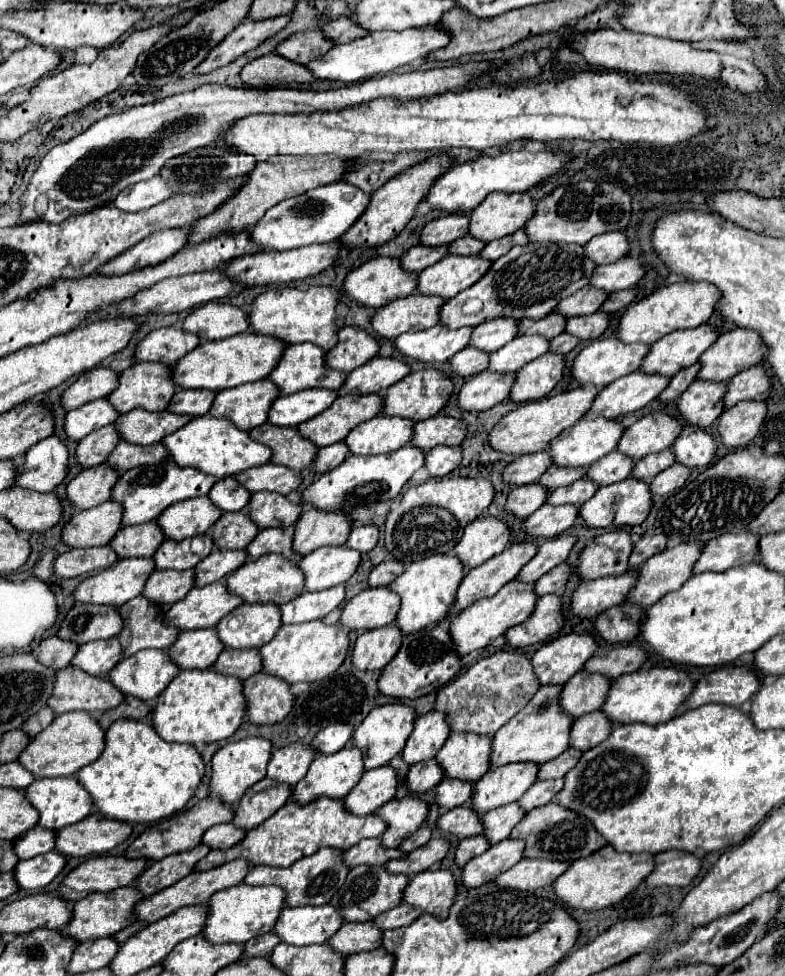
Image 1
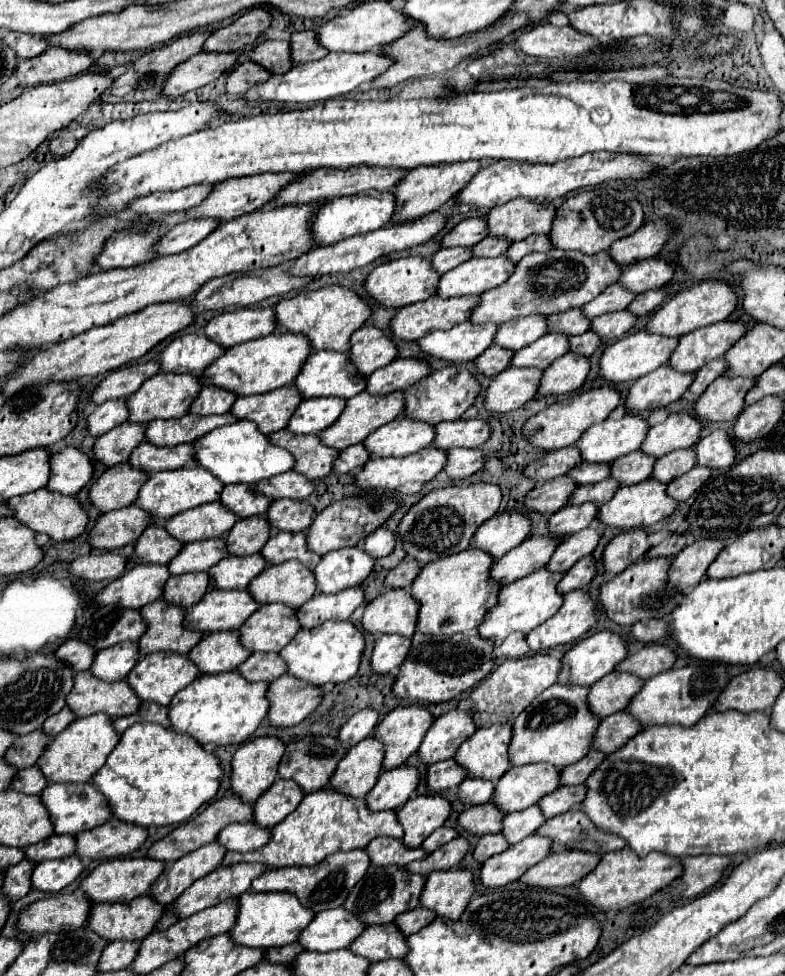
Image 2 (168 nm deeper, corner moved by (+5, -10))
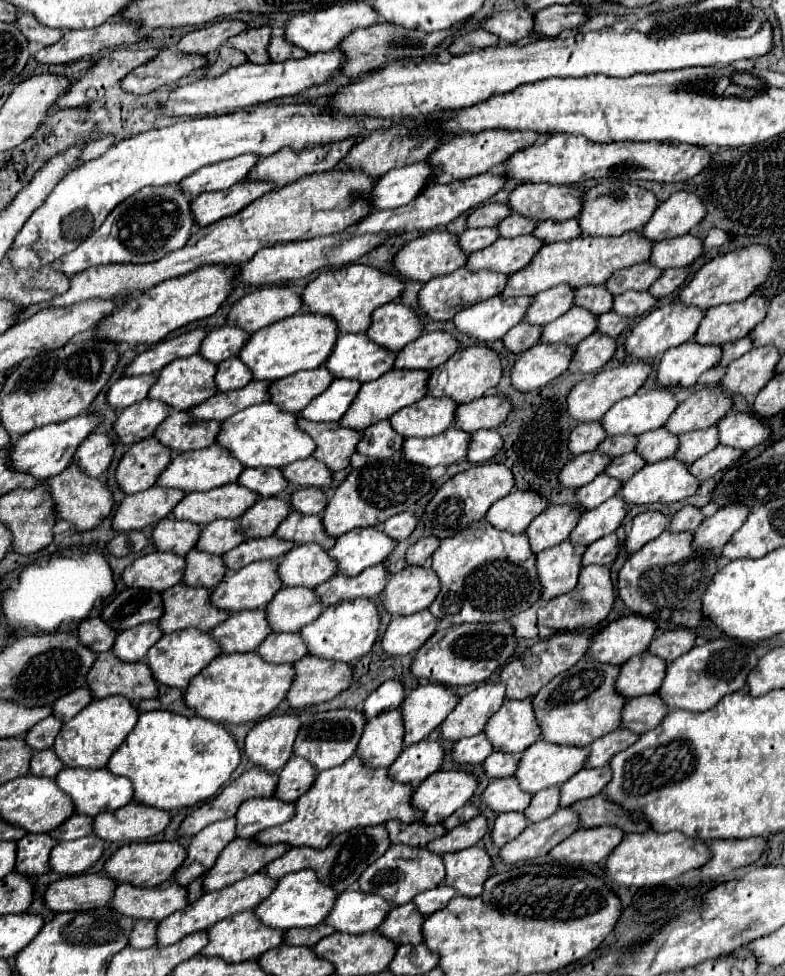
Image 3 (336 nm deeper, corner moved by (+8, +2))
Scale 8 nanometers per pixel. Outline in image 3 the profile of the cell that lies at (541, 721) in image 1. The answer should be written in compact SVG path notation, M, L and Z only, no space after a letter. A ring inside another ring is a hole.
M582 658L570 670L546 684L534 696L534 710L542 728L542 738L554 744L588 746L592 740L620 728L620 708L624 708L626 698L616 692L618 674L620 666Z

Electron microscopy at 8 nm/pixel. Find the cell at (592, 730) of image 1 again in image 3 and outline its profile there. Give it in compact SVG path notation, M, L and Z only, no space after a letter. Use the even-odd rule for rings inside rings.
M658 694L638 696L626 702L622 710L622 728L644 734L648 728L656 728L656 724L660 724L666 714L668 706L658 698Z

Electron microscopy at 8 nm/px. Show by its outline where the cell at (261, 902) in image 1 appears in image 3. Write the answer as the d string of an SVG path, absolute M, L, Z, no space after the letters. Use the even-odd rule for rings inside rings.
M300 870L294 874L284 876L282 880L278 880L278 886L274 888L274 892L260 904L256 906L256 914L258 918L272 928L280 928L280 930L288 930L288 928L308 928L308 926L316 926L324 920L324 916L328 916L328 912L332 910L332 904L336 902L338 892L328 888L326 884L320 884L316 872L312 870Z

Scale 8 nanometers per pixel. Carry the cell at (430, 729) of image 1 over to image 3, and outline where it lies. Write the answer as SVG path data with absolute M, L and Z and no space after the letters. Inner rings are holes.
M480 684L468 696L460 698L456 708L442 722L440 732L446 740L462 740L476 736L484 730L486 720L500 710L506 700L506 688L502 684Z

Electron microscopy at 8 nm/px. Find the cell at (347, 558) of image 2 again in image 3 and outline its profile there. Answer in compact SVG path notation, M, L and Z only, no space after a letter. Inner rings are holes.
M380 526L356 528L336 540L330 556L338 560L340 572L356 576L362 570L384 562L396 548L396 540L384 534Z

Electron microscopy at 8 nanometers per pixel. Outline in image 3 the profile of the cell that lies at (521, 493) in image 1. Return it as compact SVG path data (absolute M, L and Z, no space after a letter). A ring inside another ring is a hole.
M588 452L576 456L570 464L566 464L560 472L560 486L562 488L582 488L584 484L592 482L596 476L604 472L604 468L612 462L612 456L600 456L600 452Z

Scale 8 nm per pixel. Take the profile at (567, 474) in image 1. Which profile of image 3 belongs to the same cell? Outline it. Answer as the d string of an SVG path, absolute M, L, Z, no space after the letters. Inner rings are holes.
M610 436L606 438L600 446L598 446L598 452L604 452L604 454L610 454L610 456L622 456L622 454L628 454L636 448L636 438L638 436Z

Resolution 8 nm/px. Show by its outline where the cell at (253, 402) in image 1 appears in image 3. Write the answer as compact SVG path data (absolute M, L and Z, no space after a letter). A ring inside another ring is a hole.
M324 366L316 370L302 370L288 378L276 380L276 384L270 386L272 402L282 406L288 412L300 412L304 406L310 404L312 398L316 398L328 384L334 380L334 376L328 376L328 370Z

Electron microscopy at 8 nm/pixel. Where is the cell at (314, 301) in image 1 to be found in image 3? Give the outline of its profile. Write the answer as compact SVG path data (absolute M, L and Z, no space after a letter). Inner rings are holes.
M348 264L336 270L322 272L314 282L310 282L304 292L304 306L308 312L332 316L338 322L338 330L342 334L346 332L364 332L368 330L372 322L372 312L386 304L396 300L404 292L404 280L398 276L392 276L388 272L380 272L374 266L366 264Z

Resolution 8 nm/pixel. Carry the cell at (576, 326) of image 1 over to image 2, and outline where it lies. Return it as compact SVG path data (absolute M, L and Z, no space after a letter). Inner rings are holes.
M619 310L619 312L609 312L603 316L597 316L591 320L591 330L605 342L615 342L621 336L625 336L629 332L629 328L635 324L637 316L633 316L627 310Z

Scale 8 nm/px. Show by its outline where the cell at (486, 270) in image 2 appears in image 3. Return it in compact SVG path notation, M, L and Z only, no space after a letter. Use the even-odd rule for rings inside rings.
M532 234L528 236L516 236L516 238L500 238L492 246L472 252L472 256L466 262L466 268L478 272L482 268L492 272L504 272L512 274L520 268L526 268L532 262L532 256L544 246L542 238L536 238Z

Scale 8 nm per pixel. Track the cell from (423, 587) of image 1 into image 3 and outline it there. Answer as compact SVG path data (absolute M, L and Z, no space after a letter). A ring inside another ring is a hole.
M484 518L468 524L464 532L442 540L432 556L432 570L442 582L438 598L428 608L438 620L450 624L502 622L540 602L536 584L536 554L526 534L496 530Z

